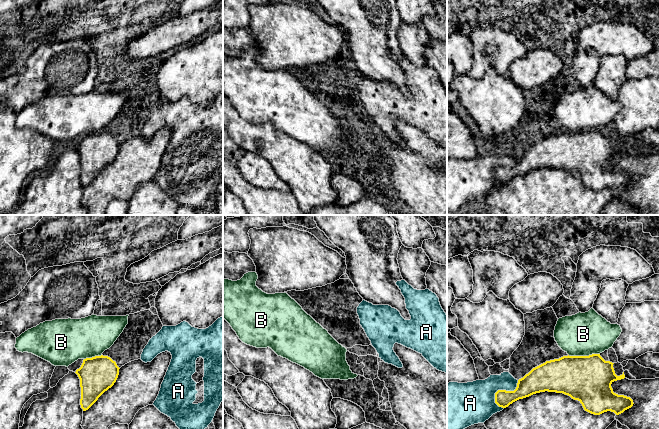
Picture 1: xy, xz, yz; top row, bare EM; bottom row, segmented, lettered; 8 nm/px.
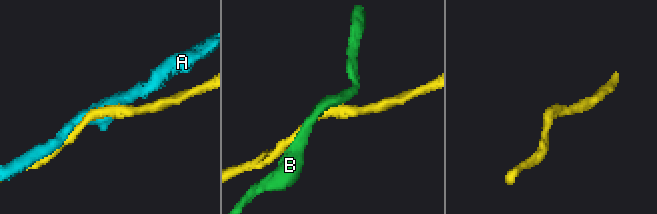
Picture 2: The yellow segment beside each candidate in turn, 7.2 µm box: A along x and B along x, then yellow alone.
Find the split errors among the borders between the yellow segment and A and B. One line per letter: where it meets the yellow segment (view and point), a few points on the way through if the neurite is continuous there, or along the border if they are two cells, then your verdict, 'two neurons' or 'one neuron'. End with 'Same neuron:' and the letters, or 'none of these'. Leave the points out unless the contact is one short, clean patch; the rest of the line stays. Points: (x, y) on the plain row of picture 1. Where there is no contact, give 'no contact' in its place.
A: meets yellow in yz at (502, 166); two neurons
B: meets yellow in yz at (583, 132); border along yz (599, 129), (568, 131); two neurons
Same neuron: none of these

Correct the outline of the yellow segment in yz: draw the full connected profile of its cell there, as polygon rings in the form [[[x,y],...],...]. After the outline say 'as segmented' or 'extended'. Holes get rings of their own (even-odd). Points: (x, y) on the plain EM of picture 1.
[[[600,130],[589,132],[568,131],[559,135],[546,137],[519,155],[514,167],[498,166],[495,169],[495,179],[499,183],[506,184],[519,175],[548,167],[563,169],[574,176],[578,176],[584,186],[591,190],[600,191],[604,188],[611,187],[619,191],[631,184],[634,179],[630,173],[618,171],[613,168],[611,160],[614,157],[625,154],[624,148],[620,152],[615,150],[613,140],[610,137],[605,137]]]; as segmented

